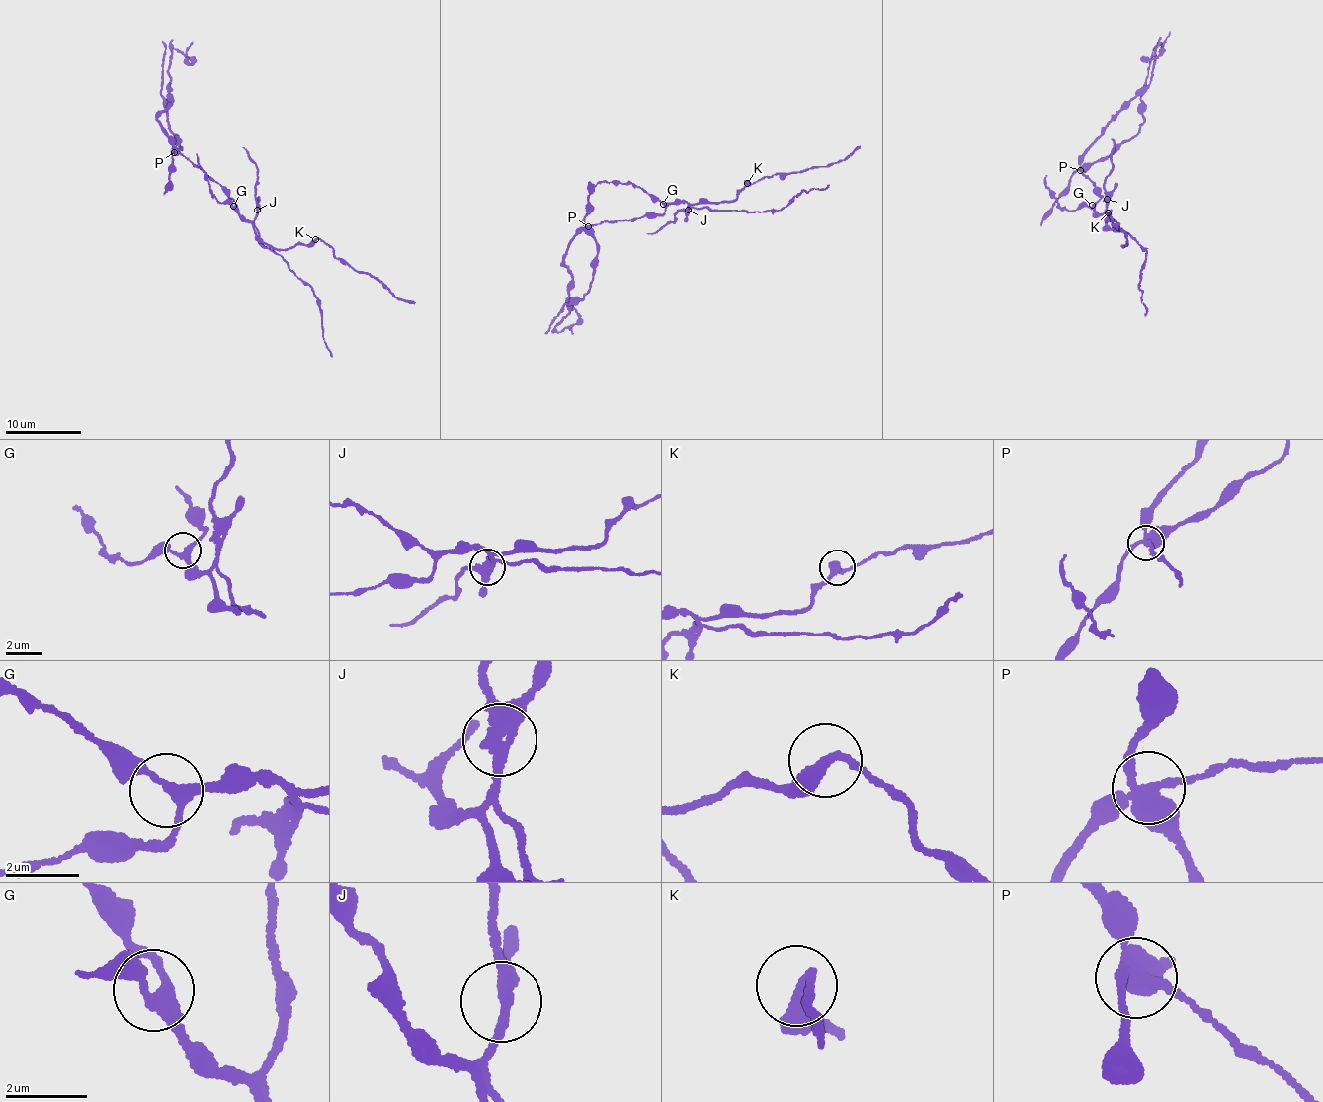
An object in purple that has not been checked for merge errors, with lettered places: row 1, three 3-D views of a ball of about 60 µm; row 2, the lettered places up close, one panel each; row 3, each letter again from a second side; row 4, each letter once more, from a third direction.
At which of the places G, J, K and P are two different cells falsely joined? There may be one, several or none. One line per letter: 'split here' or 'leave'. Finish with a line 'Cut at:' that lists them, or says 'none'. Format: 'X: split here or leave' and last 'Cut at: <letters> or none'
G: leave
J: split here
K: leave
P: split here
Cut at: J, P

